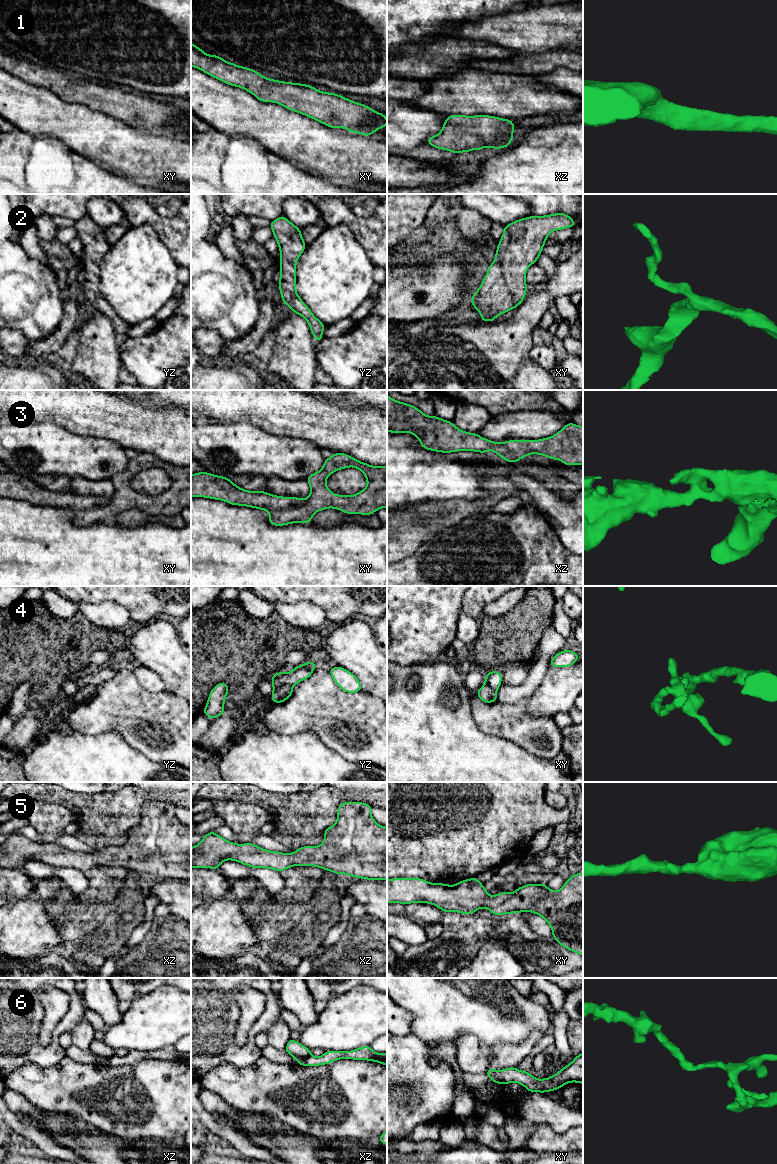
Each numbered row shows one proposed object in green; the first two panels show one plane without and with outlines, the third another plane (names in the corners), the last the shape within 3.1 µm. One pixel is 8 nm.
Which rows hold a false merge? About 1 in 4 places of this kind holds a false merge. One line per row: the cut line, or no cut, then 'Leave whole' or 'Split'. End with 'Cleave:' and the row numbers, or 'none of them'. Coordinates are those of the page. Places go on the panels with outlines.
1: No split. Leave whole
2: No split. Leave whole
3: No split. Leave whole
4: Split along yz (291, 685), (283, 685), (273, 690). Split
5: No split. Leave whole
6: No split. Leave whole
Cleave: 4

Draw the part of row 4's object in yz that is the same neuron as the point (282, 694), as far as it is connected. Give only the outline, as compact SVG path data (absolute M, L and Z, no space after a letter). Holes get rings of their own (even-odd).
M290 685L283 686L278 690L273 690L271 698L273 703L283 703L293 693L293 687Z

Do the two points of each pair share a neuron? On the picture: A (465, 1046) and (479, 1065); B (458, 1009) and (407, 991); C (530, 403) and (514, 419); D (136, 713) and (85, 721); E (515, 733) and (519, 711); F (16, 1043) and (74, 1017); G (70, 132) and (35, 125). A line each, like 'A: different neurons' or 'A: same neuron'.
A: same neuron
B: same neuron
C: different neurons
D: same neuron
E: same neuron
F: same neuron
G: same neuron

